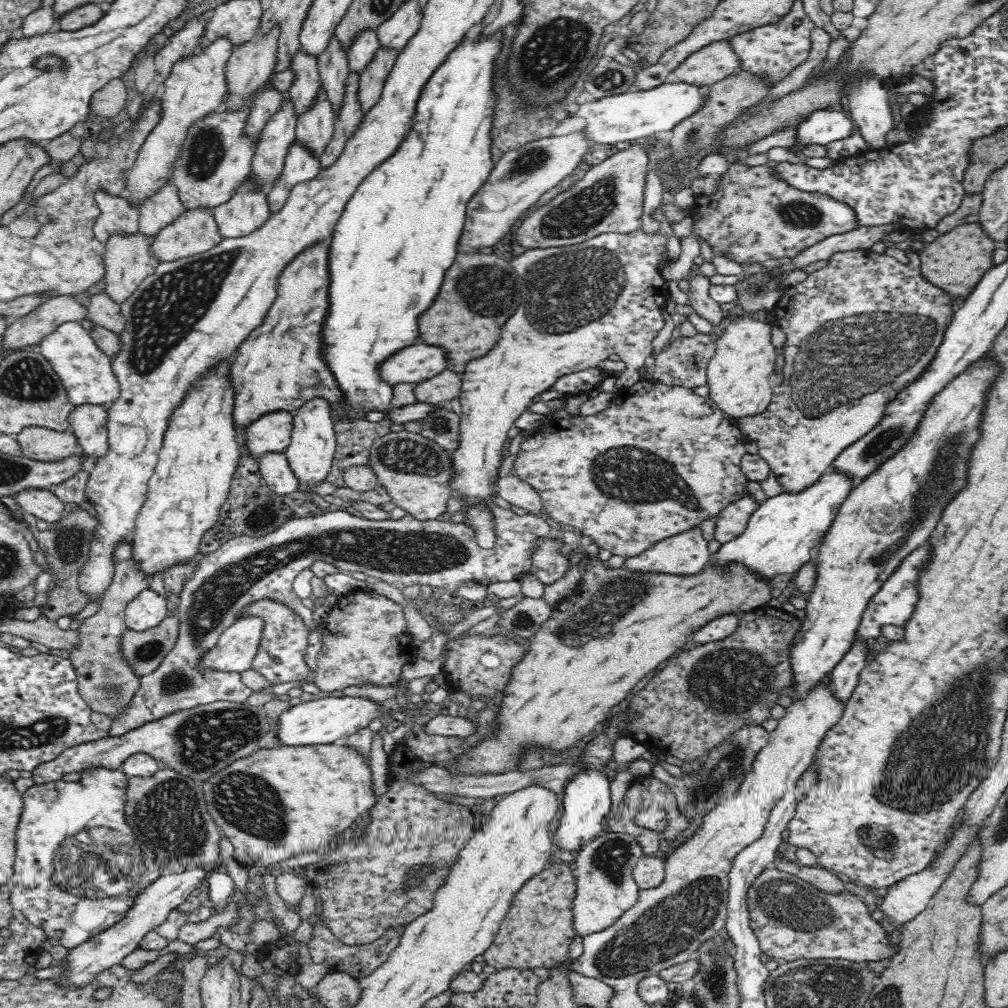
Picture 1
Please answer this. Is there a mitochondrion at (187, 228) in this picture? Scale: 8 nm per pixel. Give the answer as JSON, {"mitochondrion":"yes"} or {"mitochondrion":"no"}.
{"mitochondrion":"no"}

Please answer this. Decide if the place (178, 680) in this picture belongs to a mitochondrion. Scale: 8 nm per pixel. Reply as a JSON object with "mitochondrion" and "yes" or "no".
{"mitochondrion":"yes"}

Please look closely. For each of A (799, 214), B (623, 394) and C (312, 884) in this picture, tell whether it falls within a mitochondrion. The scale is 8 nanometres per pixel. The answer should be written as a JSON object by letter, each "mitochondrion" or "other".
{"A":"mitochondrion","B":"other","C":"other"}

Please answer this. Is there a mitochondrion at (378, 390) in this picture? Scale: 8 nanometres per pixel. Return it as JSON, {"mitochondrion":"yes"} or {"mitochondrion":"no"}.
{"mitochondrion":"no"}

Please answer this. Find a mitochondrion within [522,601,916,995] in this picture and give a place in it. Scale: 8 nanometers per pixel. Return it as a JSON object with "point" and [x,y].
{"point":[666,929]}

